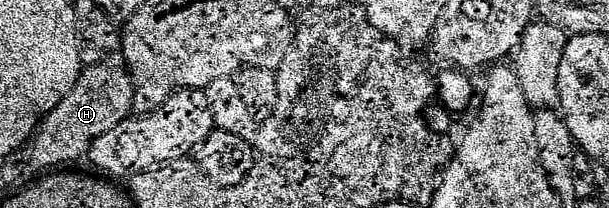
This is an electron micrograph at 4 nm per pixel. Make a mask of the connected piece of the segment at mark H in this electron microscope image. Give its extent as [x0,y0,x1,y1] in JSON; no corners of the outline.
[25,61,134,173]

